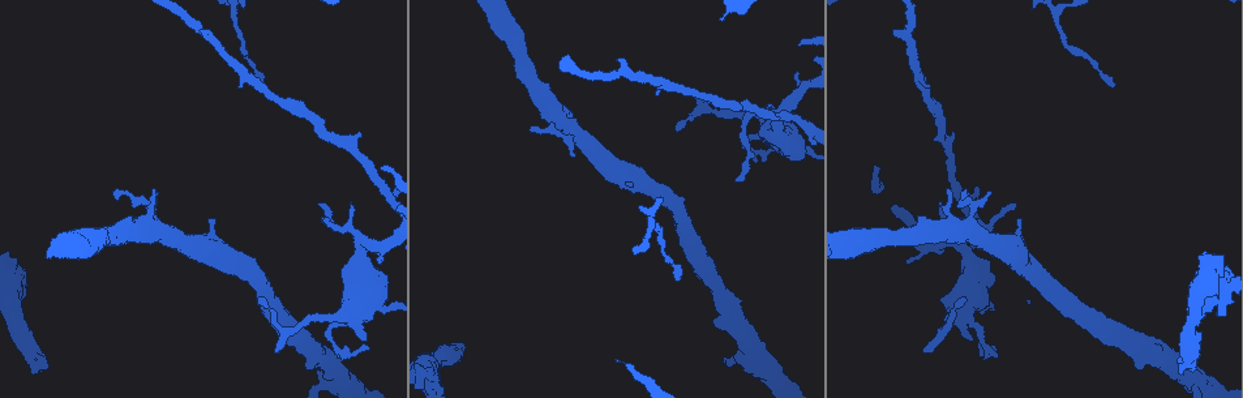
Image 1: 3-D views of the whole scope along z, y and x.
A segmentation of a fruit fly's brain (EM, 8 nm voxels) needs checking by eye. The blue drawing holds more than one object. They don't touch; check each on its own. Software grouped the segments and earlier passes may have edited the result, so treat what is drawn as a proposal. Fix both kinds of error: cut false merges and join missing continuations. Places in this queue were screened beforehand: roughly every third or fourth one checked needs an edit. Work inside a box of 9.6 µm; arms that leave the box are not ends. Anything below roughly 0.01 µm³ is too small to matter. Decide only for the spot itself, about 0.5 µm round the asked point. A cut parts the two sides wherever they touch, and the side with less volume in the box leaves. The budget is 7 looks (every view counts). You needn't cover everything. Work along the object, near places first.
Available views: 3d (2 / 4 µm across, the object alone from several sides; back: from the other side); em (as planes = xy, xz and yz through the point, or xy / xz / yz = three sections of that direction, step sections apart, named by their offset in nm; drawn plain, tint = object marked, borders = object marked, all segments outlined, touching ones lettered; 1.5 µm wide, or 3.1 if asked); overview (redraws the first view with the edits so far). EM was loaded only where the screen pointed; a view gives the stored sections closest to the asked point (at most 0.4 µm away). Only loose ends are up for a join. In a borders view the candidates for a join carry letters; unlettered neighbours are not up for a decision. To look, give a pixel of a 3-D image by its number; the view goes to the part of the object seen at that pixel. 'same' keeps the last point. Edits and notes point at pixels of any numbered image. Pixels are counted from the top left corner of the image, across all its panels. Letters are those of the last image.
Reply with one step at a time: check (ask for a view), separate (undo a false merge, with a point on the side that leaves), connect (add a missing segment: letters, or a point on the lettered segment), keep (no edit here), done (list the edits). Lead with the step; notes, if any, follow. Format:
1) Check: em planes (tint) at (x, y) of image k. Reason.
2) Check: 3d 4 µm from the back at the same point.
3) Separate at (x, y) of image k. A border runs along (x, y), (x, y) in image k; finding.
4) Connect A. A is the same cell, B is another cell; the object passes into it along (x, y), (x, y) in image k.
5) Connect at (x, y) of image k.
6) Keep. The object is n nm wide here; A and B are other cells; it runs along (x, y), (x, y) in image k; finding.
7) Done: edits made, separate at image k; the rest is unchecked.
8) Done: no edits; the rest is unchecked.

Check: em xz step 4 (tint) at (458, 346) of image 1. Stops while still wide.

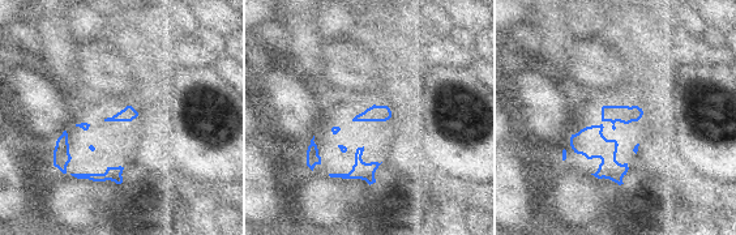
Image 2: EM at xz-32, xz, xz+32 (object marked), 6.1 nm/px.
Check: em xy step 4 (borders) at the same point.

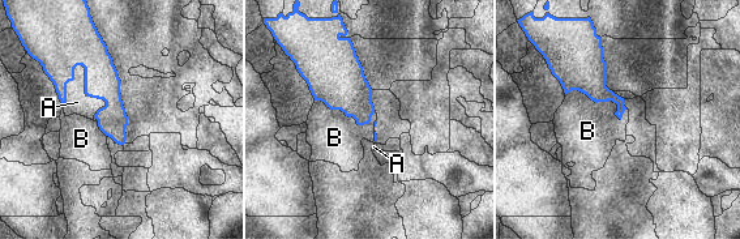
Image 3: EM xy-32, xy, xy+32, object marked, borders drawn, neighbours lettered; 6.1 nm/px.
Keep. A and B are other cells; a border runs along (77, 64), (97, 119) in image 3; none of them fits.

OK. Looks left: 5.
Check: em yz step 8 (borders) at (632, 186) of image 1.

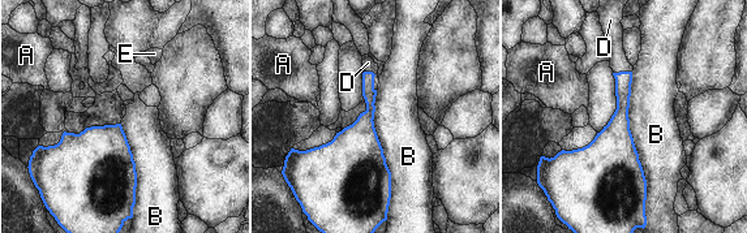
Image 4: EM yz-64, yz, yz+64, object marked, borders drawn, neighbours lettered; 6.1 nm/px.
Check: em planes (borders) at the same point.

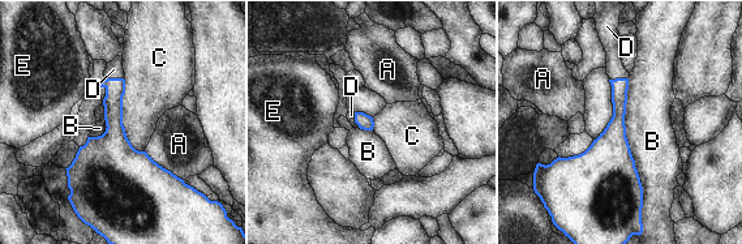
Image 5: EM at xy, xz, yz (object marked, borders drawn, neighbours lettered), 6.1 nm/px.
Connect D. D is the same cell, A, B, C and E are other cells; the object passes into it along (115, 88), (114, 78), (114, 69) in image 5; it goes on there.

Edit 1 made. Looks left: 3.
Check: 3d 2 µm at (321, 204) of image 1. An open end.

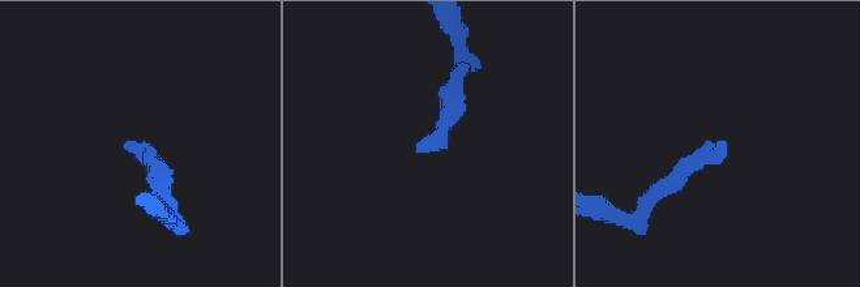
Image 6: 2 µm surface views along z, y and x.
Check: em planes (borders) at (720, 145) of image 6. Need the tissue.

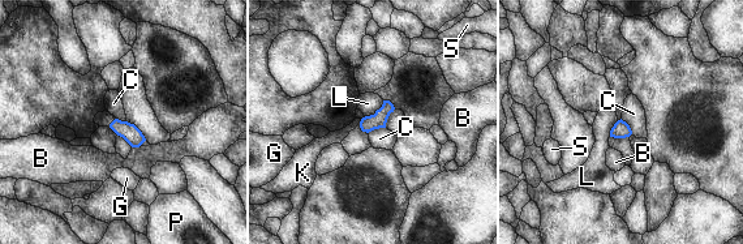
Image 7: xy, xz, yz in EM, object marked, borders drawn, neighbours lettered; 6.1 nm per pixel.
Connect K. K is the same cell, B, C, G, L, P and S are other cells; the object passes into it along (129, 132), (112, 122), (103, 119) in image 7; the cell continues.

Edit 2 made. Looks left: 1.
Done: edits made, connect at image 5, connect at image 7; the rest is unchecked.

